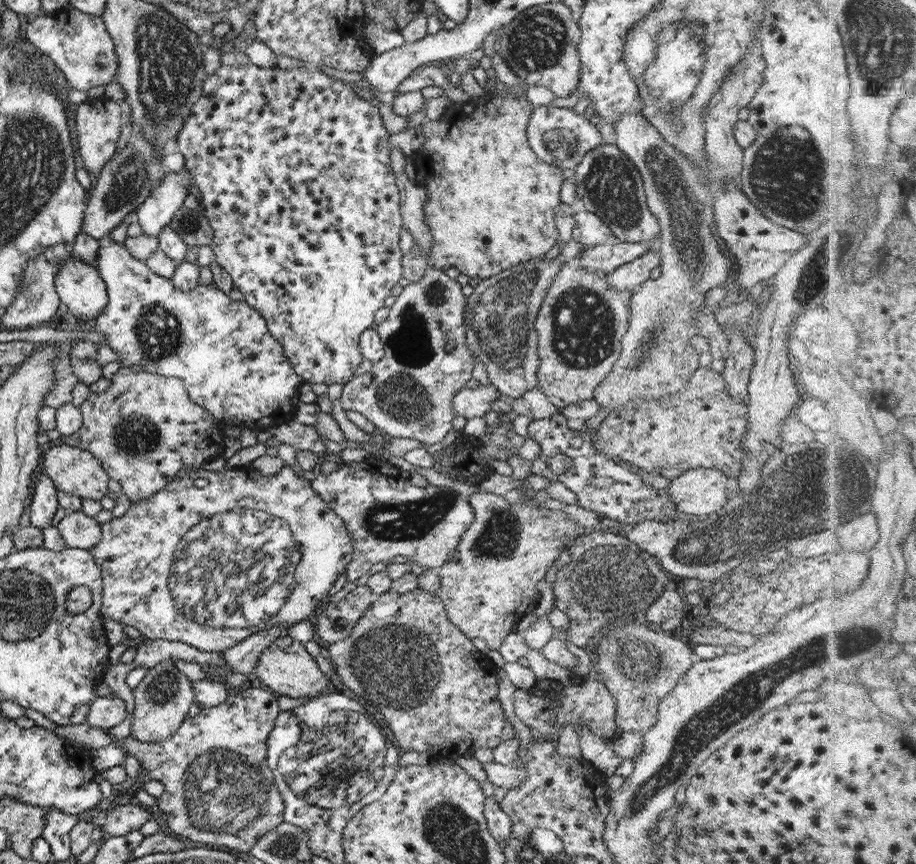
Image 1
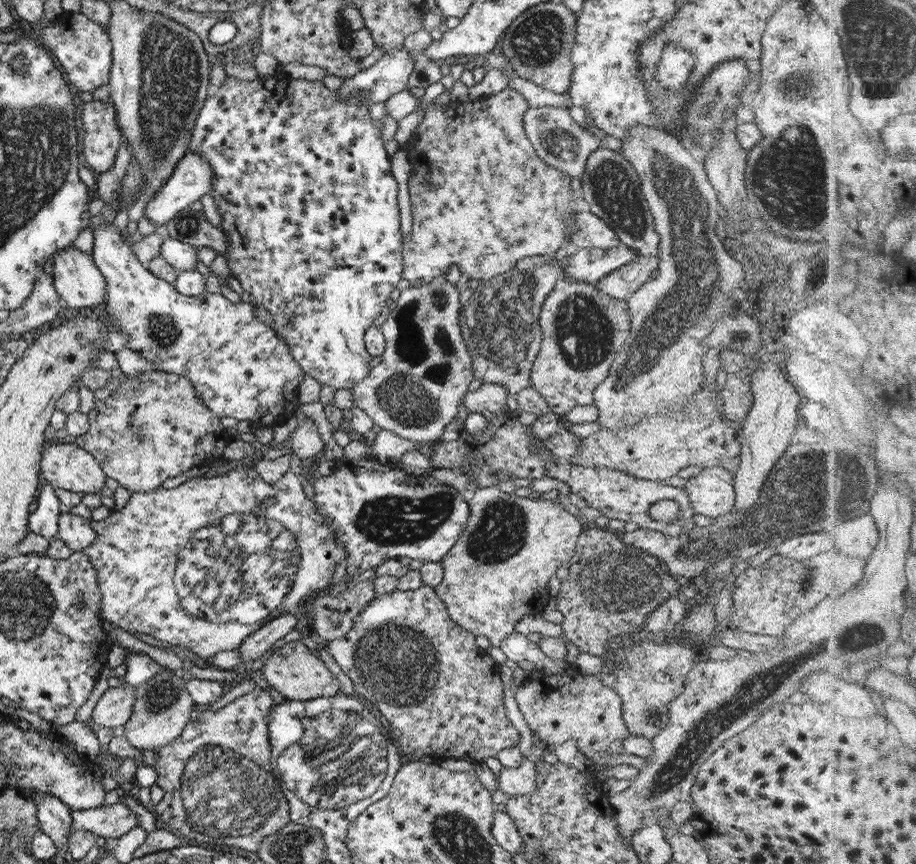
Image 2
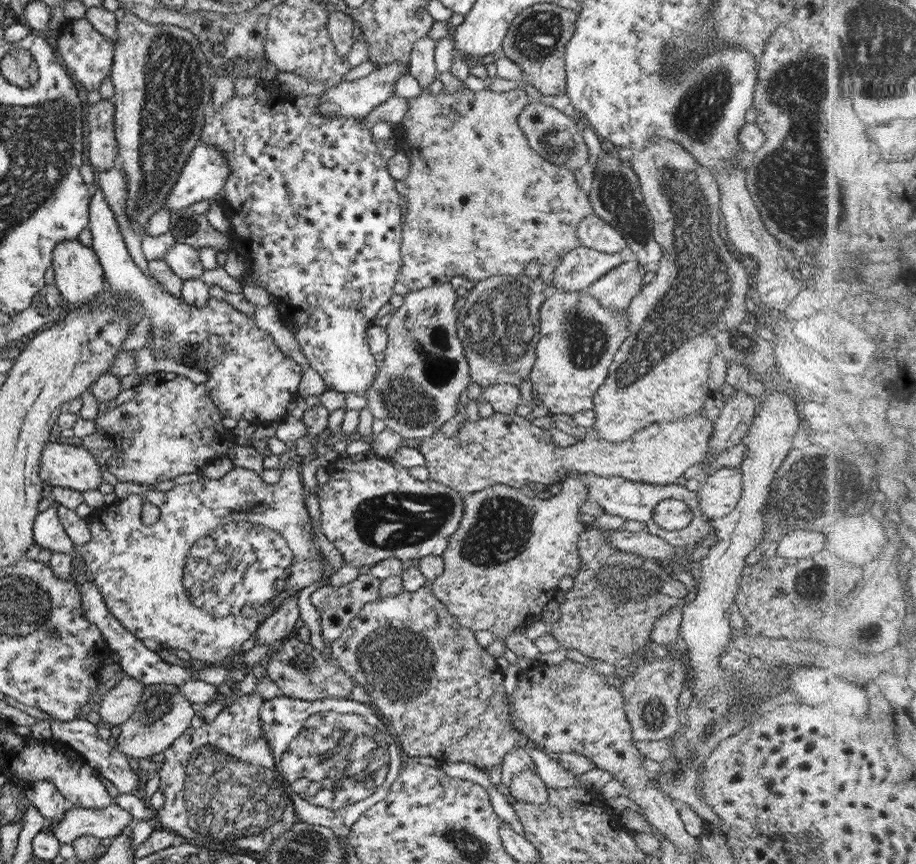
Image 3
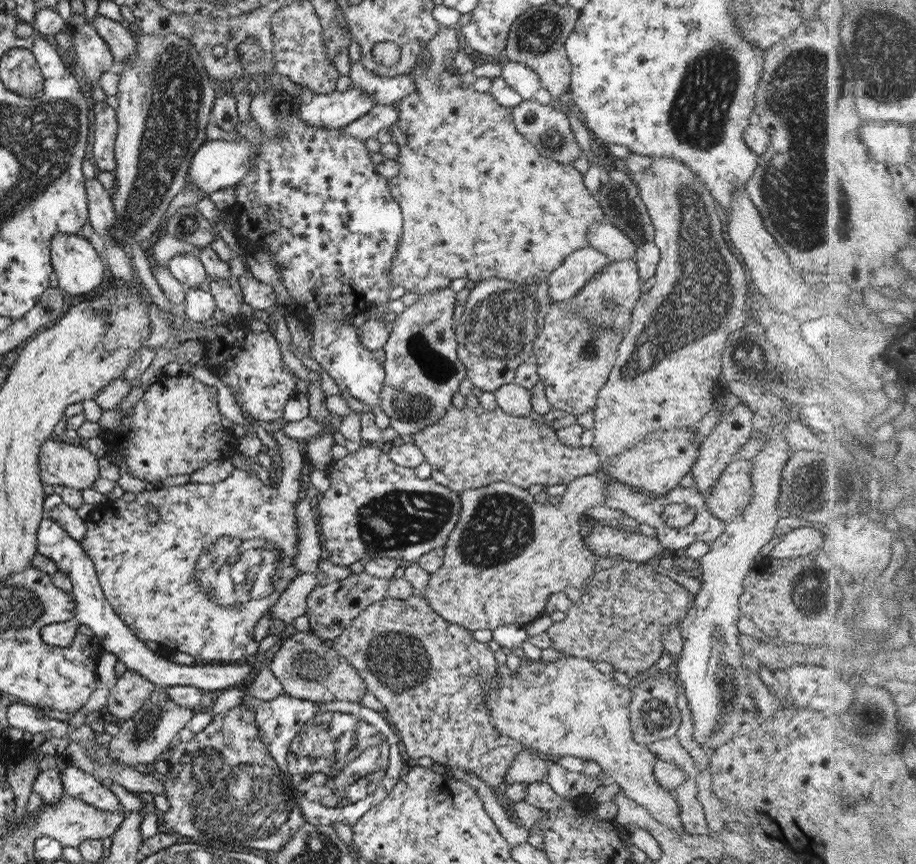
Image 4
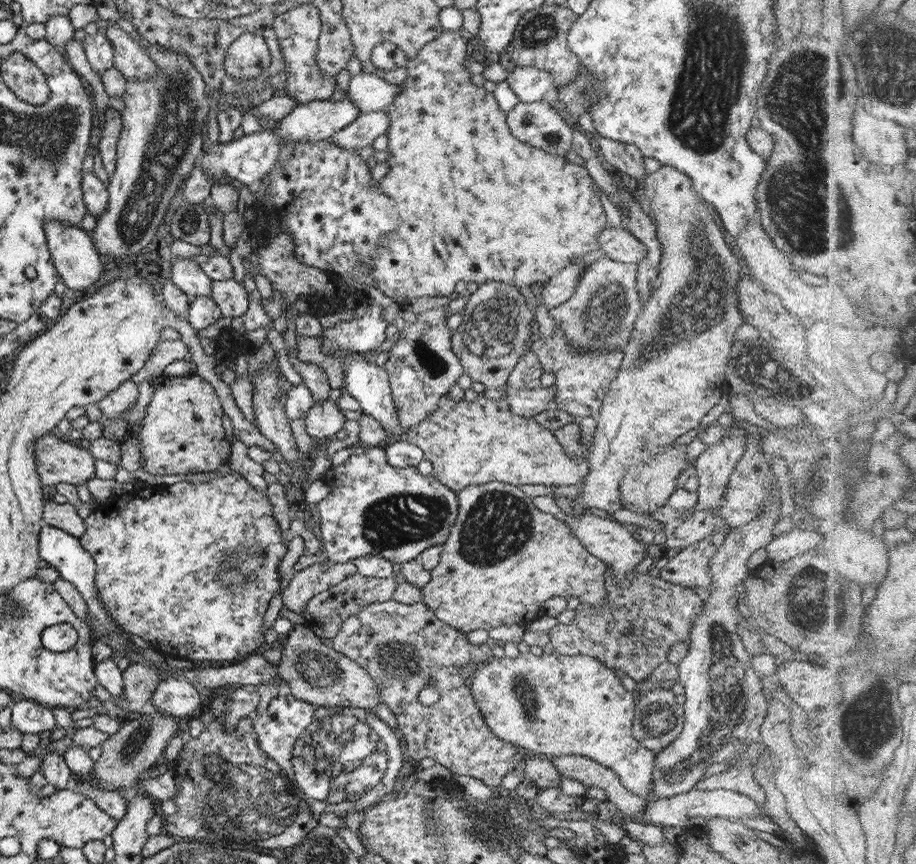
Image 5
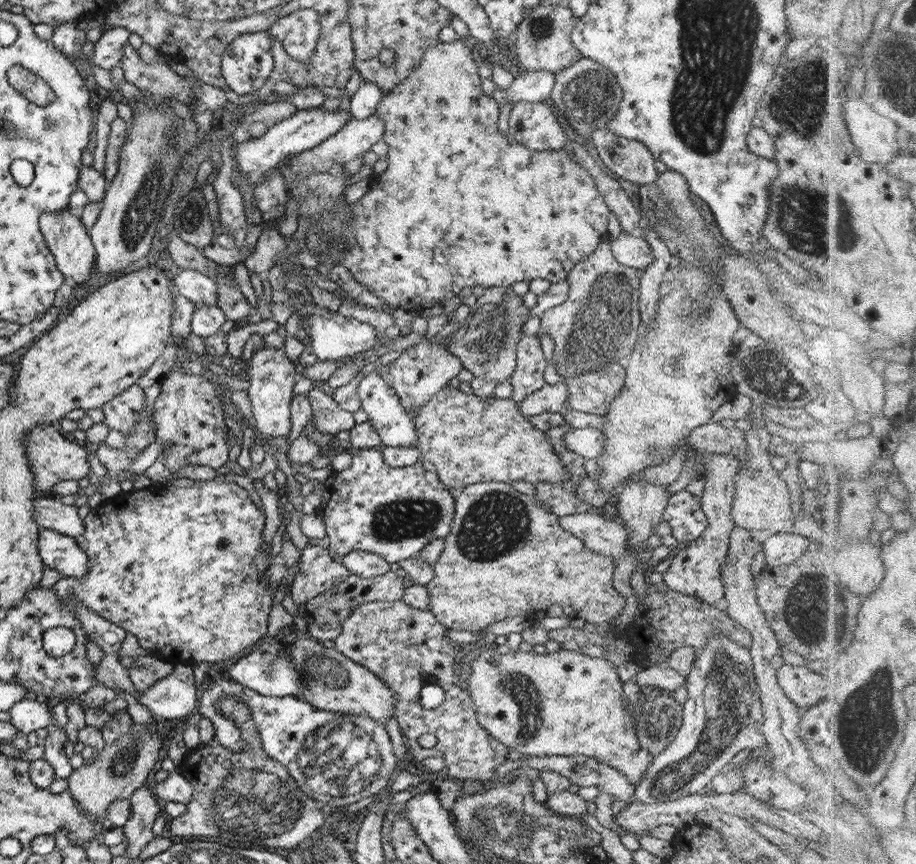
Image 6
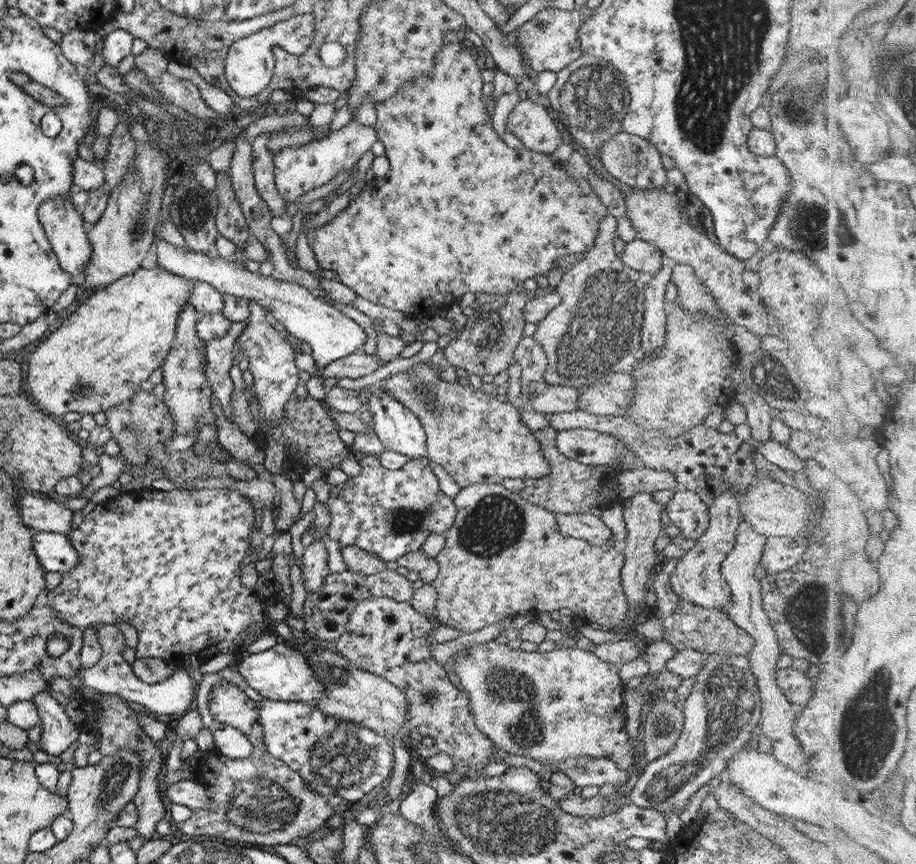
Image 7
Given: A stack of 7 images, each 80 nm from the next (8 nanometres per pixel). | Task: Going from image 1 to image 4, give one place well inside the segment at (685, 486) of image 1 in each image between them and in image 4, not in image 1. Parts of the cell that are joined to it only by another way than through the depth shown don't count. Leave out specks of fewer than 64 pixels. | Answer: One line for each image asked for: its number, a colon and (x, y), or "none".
2: (710, 492)
3: (718, 493)
4: (731, 493)

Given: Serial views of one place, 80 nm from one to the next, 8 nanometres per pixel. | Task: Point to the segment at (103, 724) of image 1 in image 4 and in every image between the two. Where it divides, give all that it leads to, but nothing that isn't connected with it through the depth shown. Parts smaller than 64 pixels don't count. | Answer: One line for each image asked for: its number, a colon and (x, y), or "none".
2: (114, 707)
3: (117, 705)
4: (131, 691)

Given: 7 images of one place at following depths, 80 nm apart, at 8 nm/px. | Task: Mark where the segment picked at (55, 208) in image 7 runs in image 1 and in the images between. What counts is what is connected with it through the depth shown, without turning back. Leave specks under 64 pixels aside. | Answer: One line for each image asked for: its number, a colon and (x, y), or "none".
1: (78, 286)
2: (76, 280)
3: (78, 277)
4: (76, 264)
5: (75, 259)
6: (68, 242)

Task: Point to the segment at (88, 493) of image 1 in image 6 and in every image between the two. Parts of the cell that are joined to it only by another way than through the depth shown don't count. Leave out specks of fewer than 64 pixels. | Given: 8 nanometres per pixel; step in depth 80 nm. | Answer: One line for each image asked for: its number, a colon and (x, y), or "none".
2: (64, 465)
3: (61, 465)
4: (59, 463)
5: (56, 461)
6: (52, 458)

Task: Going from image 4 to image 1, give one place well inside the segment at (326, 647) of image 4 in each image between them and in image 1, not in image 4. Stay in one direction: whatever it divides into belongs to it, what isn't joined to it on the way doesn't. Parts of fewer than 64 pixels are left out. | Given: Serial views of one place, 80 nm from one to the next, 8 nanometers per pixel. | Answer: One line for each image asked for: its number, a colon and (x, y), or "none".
1: (285, 668)
2: (292, 670)
3: (299, 671)

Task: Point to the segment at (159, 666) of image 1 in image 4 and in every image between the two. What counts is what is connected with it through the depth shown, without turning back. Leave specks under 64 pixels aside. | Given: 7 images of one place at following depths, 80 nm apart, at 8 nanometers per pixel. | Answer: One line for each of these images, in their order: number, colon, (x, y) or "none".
2: (161, 709)
3: (161, 715)
4: (150, 731)

